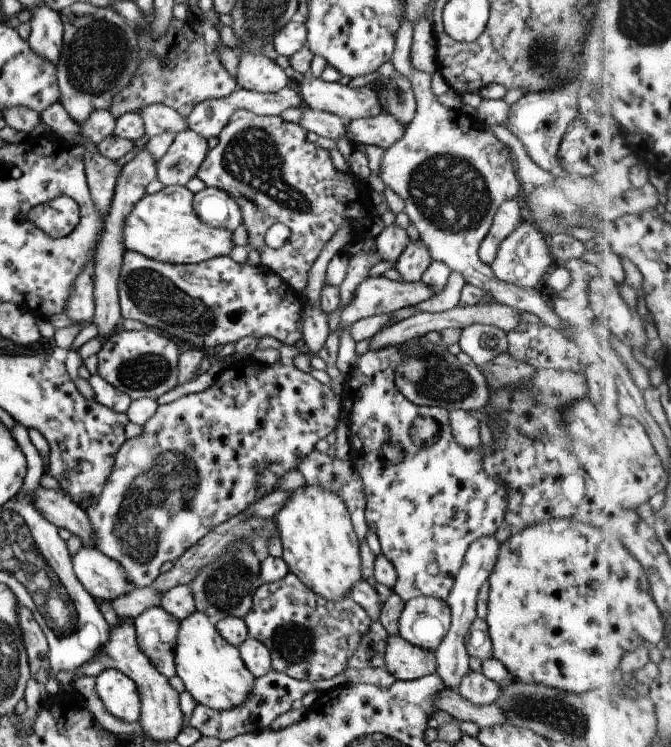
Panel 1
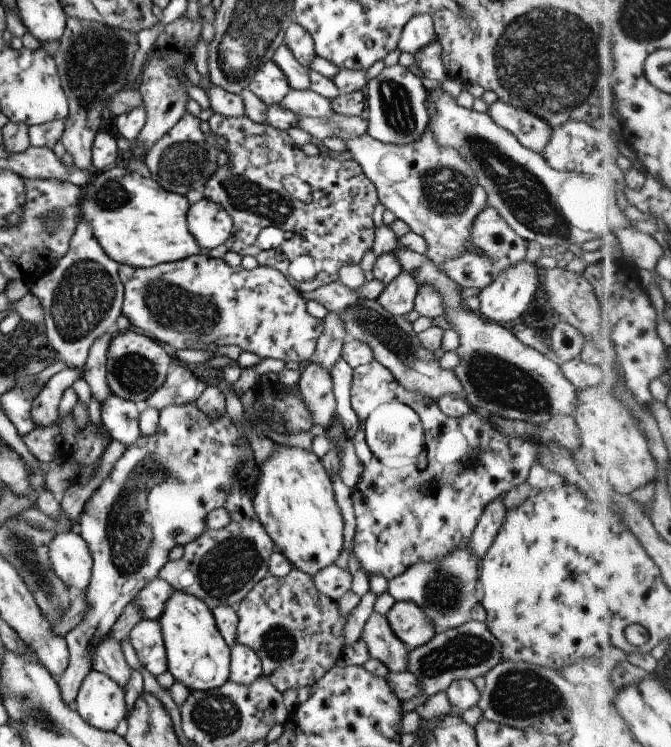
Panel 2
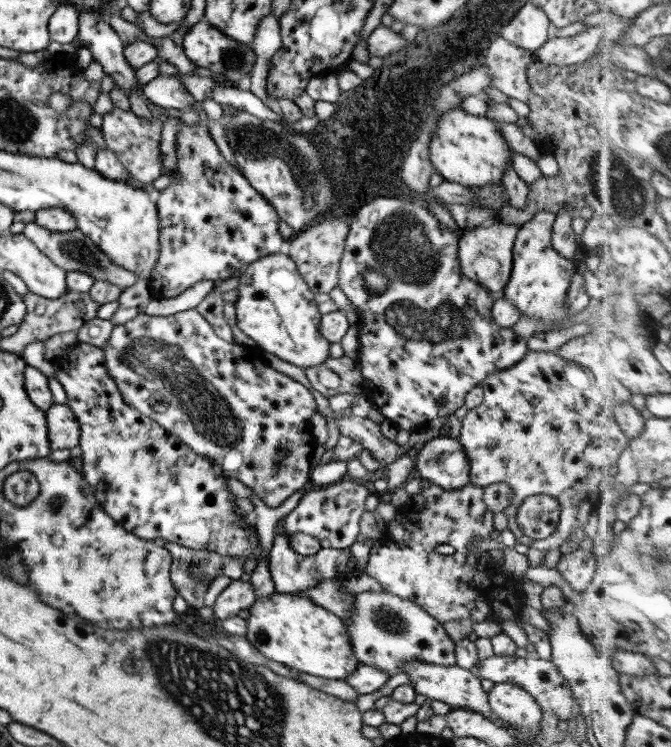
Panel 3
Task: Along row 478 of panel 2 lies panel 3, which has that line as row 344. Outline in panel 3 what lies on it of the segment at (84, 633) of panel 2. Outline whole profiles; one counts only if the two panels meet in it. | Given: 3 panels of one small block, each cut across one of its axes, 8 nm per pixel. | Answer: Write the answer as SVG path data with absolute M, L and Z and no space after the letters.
M195 309L178 312L171 316L147 316L140 314L134 320L128 320L121 325L113 325L111 335L107 338L106 344L101 348L105 354L105 365L108 374L114 379L118 390L122 393L122 398L126 404L133 406L142 414L145 414L152 420L155 420L163 429L166 429L170 435L176 435L190 450L195 454L210 459L213 464L220 468L228 452L238 452L242 454L243 463L232 471L225 472L224 475L238 479L244 486L247 486L253 494L261 498L266 506L276 508L280 506L289 496L297 493L308 485L313 464L310 460L315 448L318 446L312 435L312 425L310 418L315 412L318 412L316 402L310 390L300 382L272 369L266 361L262 361L256 352L247 350L238 343L230 343L222 340L212 328L212 325L206 321Z

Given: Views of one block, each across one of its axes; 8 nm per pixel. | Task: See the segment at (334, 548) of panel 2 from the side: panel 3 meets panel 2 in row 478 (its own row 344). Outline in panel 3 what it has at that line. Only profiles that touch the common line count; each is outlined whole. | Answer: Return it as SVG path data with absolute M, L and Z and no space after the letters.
M269 254L245 266L240 271L237 291L240 292L234 303L237 325L248 338L256 342L256 353L270 352L302 369L320 366L329 359L331 344L321 333L322 315L315 302L316 295L309 289L289 254Z

